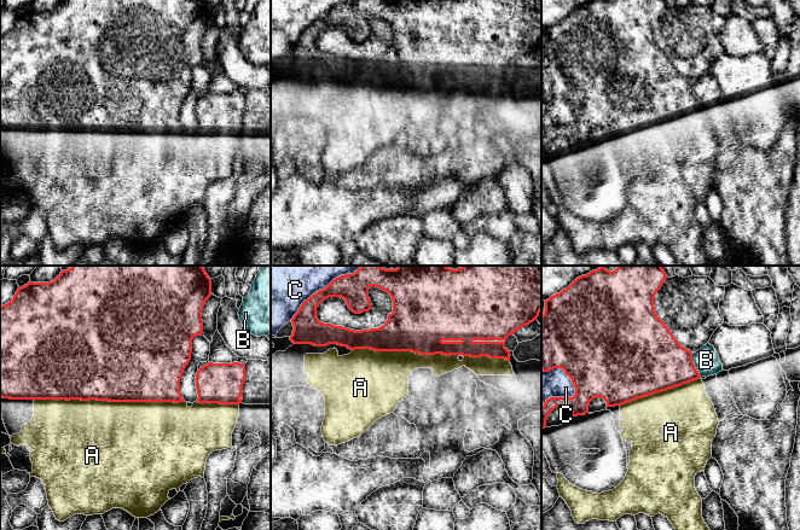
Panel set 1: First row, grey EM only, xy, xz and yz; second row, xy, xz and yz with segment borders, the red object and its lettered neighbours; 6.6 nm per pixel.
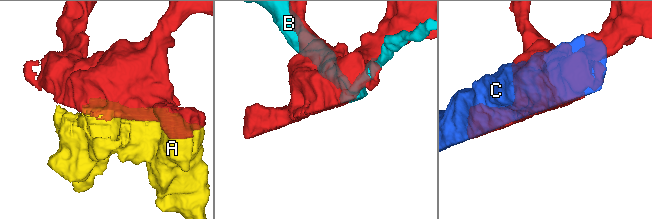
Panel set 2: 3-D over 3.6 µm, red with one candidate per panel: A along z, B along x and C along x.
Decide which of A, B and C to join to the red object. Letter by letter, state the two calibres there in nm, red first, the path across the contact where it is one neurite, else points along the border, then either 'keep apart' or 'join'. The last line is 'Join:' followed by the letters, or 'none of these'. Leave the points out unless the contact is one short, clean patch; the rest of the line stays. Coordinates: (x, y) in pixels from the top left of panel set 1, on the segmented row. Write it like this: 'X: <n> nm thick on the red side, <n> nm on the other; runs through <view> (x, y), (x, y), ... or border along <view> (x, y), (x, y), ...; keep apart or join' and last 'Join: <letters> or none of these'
A: 400 nm thick on the red side, 200 nm on the other; join
B: 380 nm thick on the red side, 170 nm on the other; keep apart
C: 190 nm thick on the red side, 500 nm on the other; keep apart
Join: A

